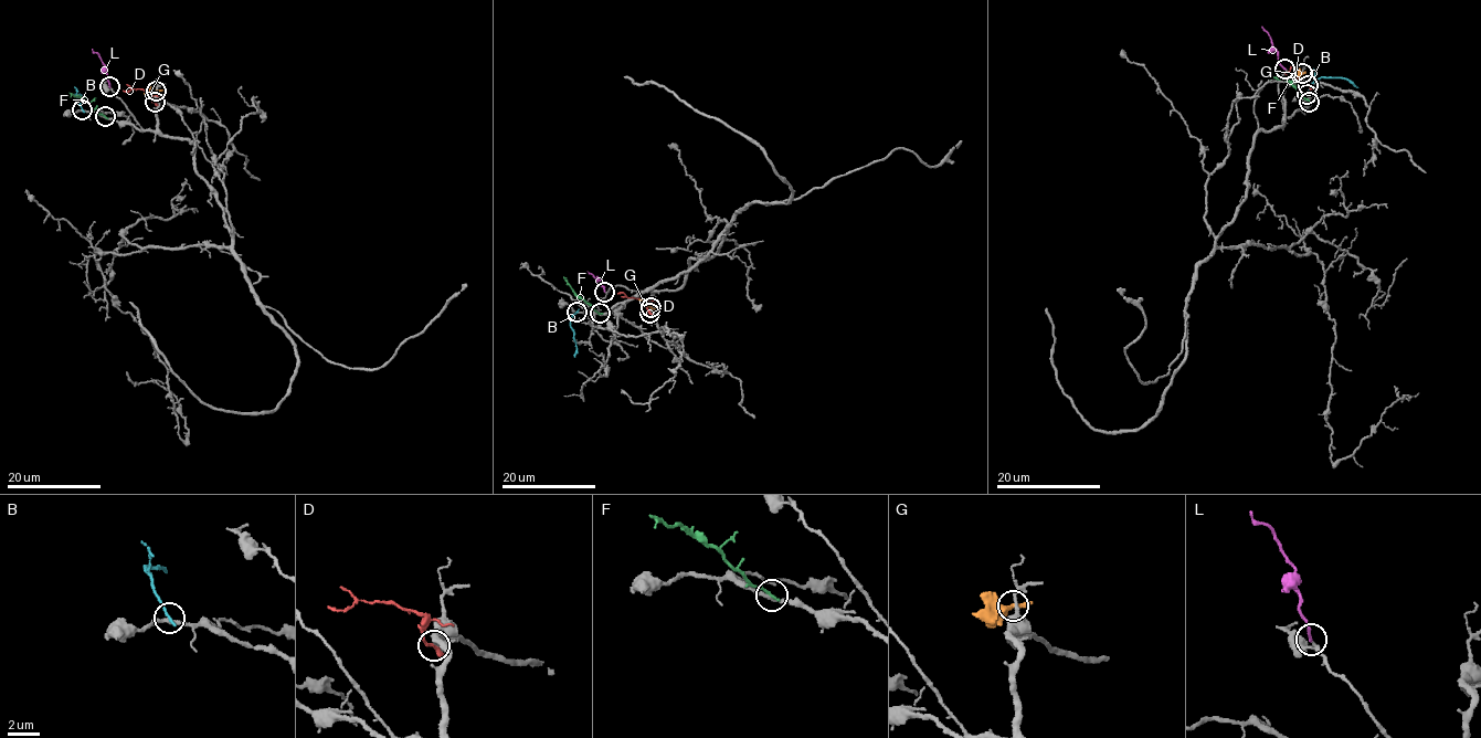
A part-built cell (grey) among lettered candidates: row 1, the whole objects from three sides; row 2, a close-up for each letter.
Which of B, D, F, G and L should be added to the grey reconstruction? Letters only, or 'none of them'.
L

